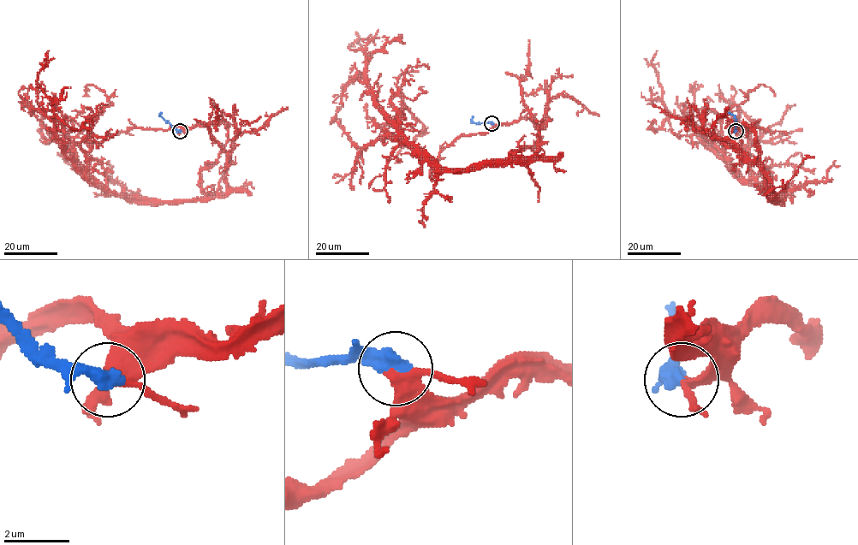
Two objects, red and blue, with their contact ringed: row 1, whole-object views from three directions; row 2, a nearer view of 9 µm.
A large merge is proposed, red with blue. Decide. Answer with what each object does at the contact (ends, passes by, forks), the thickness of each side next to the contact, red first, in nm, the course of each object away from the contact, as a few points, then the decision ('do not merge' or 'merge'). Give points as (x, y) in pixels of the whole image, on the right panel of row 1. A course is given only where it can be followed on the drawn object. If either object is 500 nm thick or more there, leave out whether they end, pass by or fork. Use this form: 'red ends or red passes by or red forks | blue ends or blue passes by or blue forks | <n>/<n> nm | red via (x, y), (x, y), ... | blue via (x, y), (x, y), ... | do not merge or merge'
280/500 nm | red via (736, 131), (730, 124), (755, 133), (765, 190), (778, 201), (746, 184), (666, 109), (651, 62), (658, 50) | blue via (736, 131), (735, 118), (729, 113) | merge

